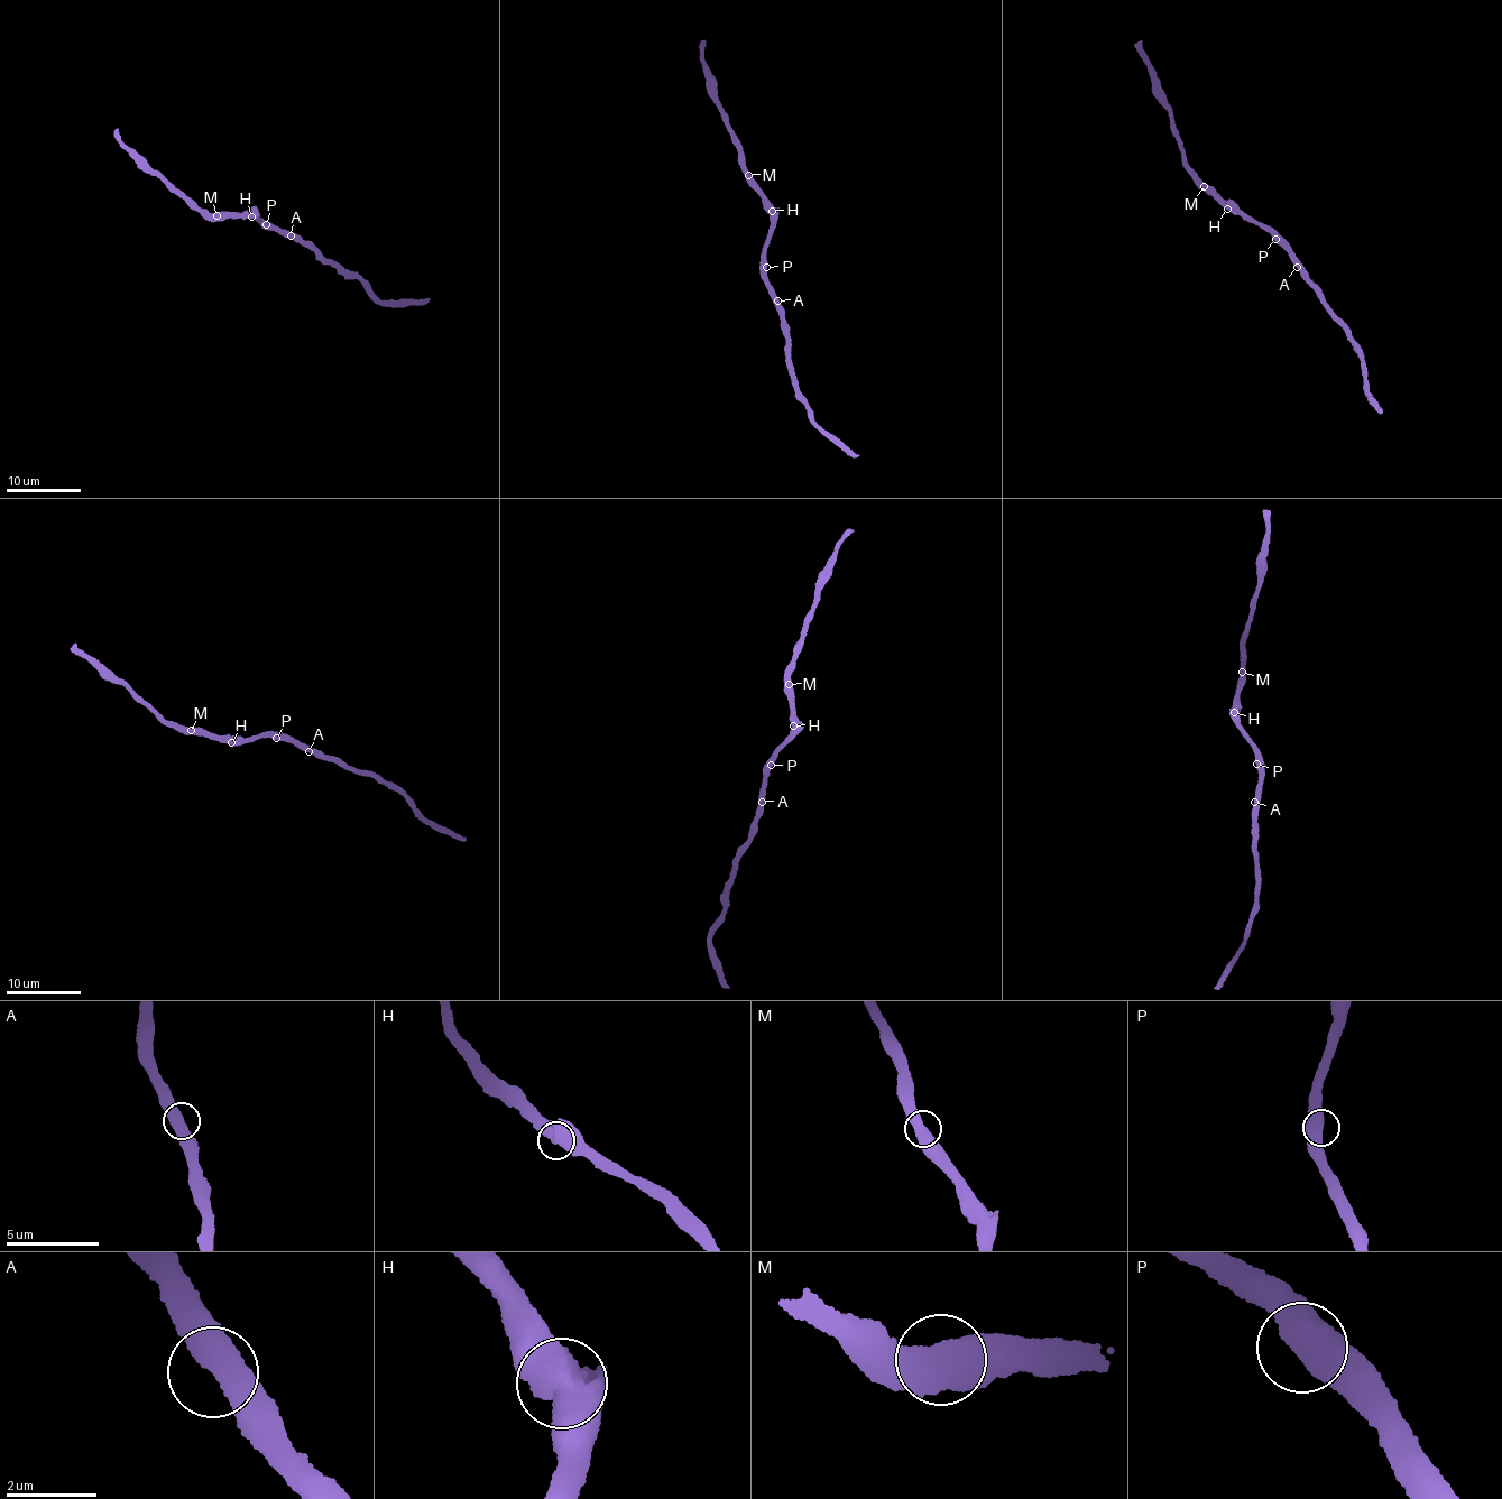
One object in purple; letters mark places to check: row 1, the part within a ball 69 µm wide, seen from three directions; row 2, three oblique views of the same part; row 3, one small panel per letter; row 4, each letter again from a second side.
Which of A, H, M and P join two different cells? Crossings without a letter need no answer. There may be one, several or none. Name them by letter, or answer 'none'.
none

